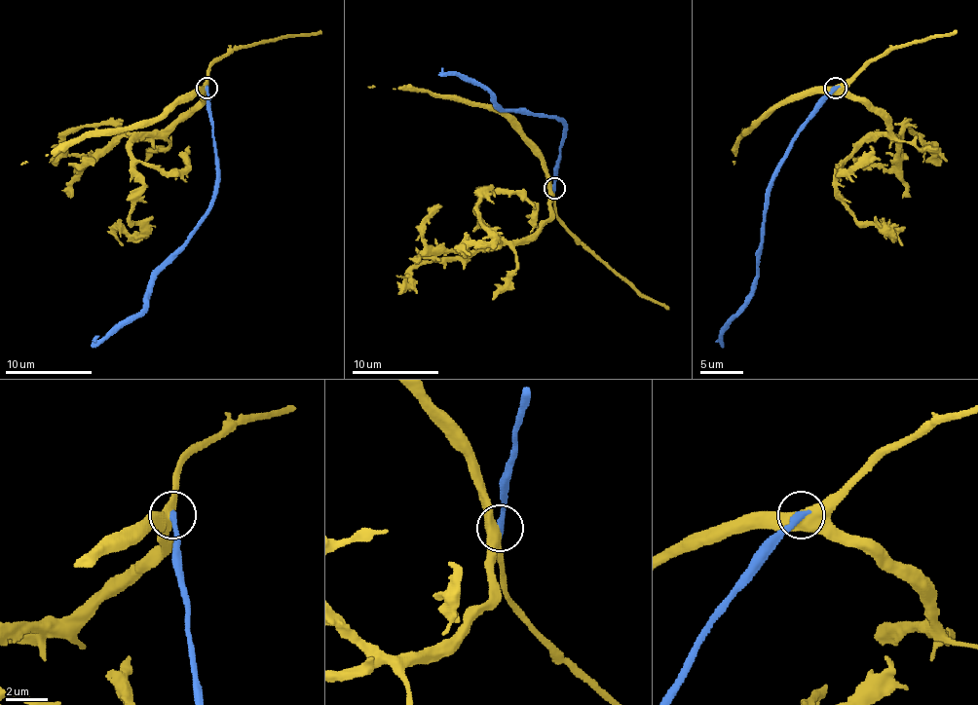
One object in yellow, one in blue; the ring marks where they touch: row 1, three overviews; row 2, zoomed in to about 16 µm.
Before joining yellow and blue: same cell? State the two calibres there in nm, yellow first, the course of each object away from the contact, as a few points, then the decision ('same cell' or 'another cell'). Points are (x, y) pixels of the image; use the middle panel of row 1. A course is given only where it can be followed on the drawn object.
calibres 550 and 340 nm; course yellow (553, 189), (551, 214), (502, 241), (475, 212), (488, 186), (477, 210), (488, 236), (470, 255); course blue (553, 189), (564, 132), (557, 120), (504, 108), (484, 87), (438, 74); another cell

